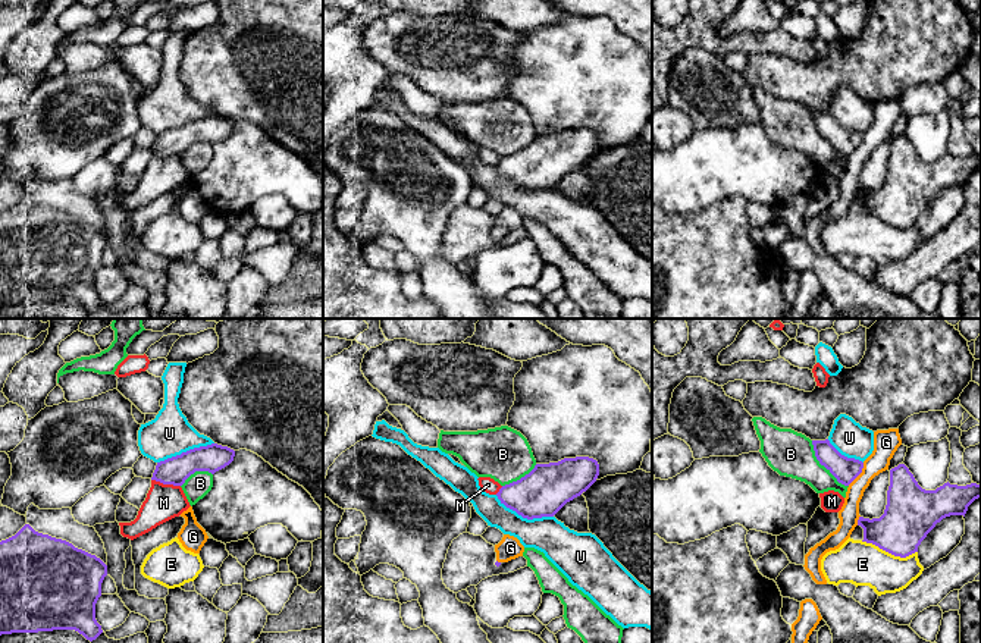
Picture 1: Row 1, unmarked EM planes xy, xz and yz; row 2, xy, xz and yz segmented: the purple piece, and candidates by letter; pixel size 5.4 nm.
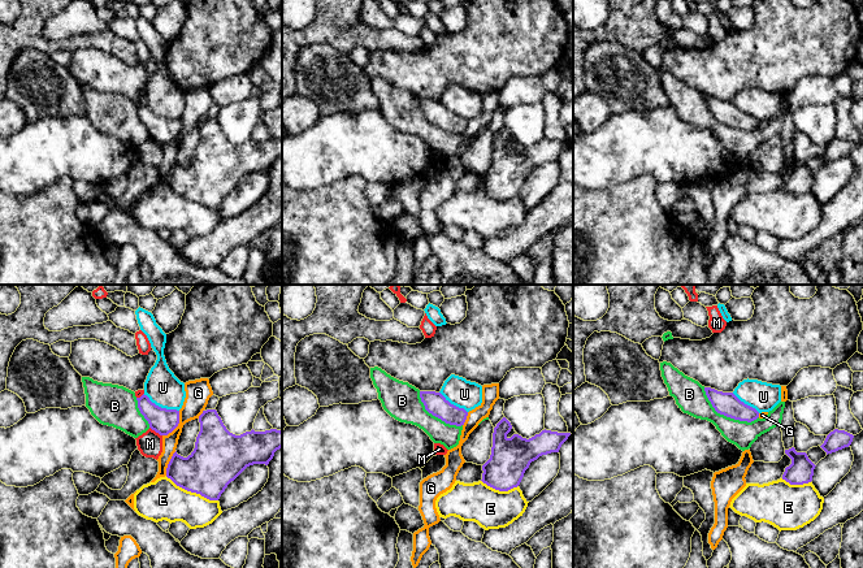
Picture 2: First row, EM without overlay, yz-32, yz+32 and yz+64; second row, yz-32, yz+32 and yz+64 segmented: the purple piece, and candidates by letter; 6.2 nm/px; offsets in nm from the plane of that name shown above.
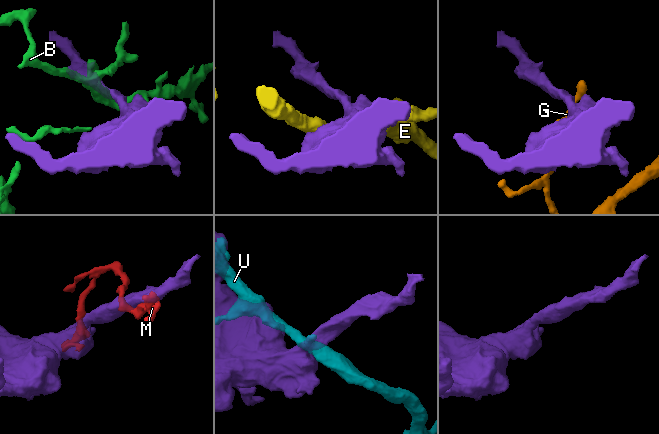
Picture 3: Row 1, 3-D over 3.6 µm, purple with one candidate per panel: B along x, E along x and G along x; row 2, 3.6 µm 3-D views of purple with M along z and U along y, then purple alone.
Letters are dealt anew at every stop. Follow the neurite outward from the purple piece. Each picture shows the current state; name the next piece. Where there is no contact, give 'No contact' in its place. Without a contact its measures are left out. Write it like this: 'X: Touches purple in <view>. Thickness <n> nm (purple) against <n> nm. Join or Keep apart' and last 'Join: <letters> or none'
B: Touches purple in yz. Thickness 140 nm (purple) against 240 nm. Keep apart
E: Touches purple in yz. Thickness 280 nm (purple) against 240 nm. Keep apart
G: Touches purple in yz. Thickness 140 nm (purple) against 140 nm. Keep apart
M: Touches purple in xy. Thickness 150 nm (purple) against 200 nm. Keep apart
U: Touches purple in xz. Thickness 260 nm (purple) against 200 nm. Keep apart
Join: none

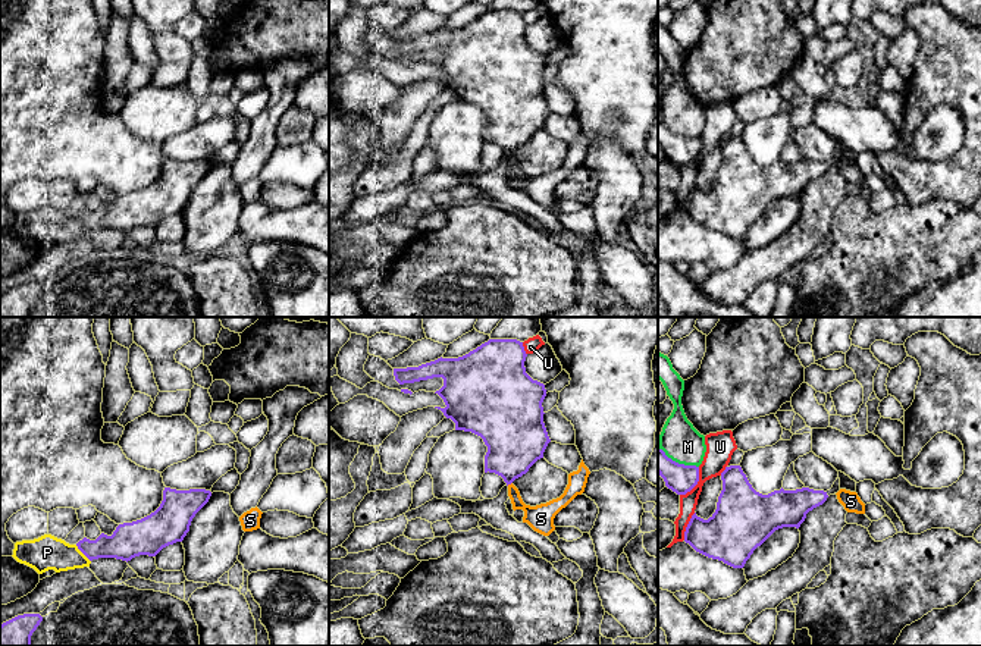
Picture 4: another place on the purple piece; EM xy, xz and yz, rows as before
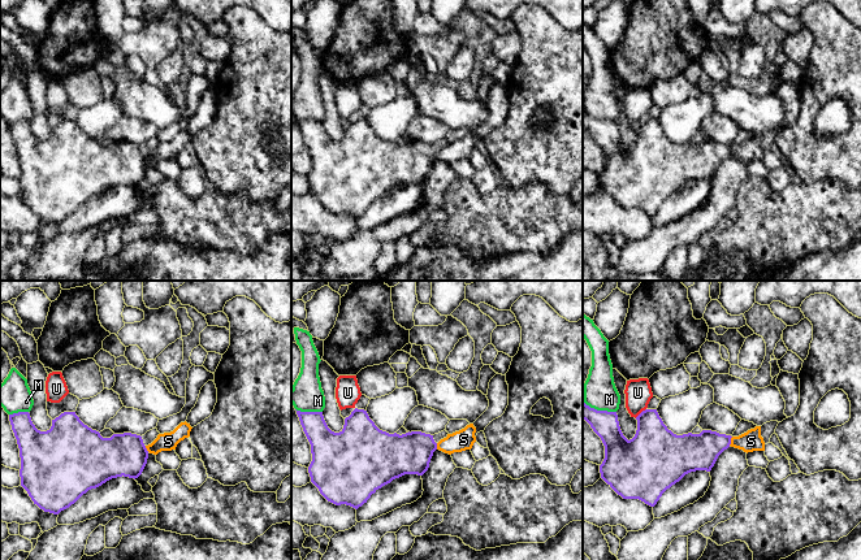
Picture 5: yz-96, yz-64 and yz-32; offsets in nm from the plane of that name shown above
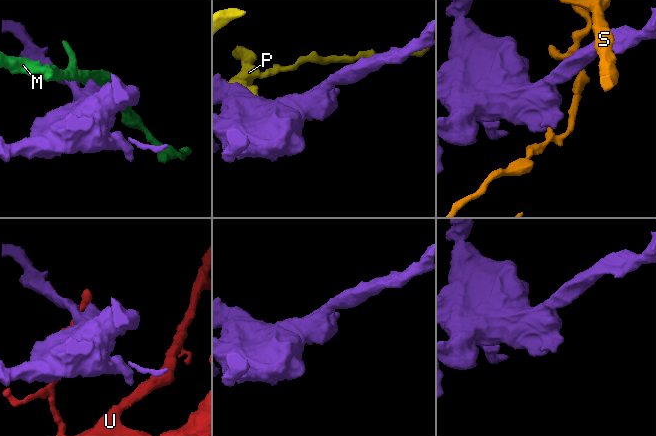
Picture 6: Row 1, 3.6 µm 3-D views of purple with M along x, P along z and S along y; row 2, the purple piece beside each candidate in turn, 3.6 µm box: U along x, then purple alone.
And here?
M: Touches purple in yz. Thickness 160 nm (purple) against 220 nm. Keep apart
P: Touches purple in xy. Thickness 190 nm (purple) against 190 nm. Keep apart
S: Touches purple in xz. Thickness 320 nm (purple) against 140 nm. Keep apart
U: Touches purple in yz. Thickness 160 nm (purple) against 160 nm. Keep apart
Join: none

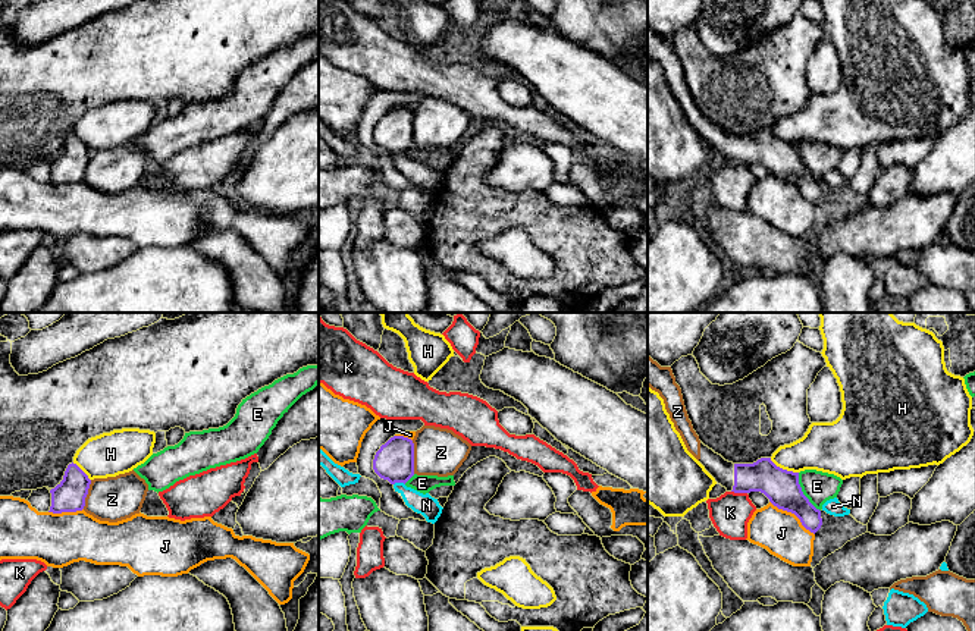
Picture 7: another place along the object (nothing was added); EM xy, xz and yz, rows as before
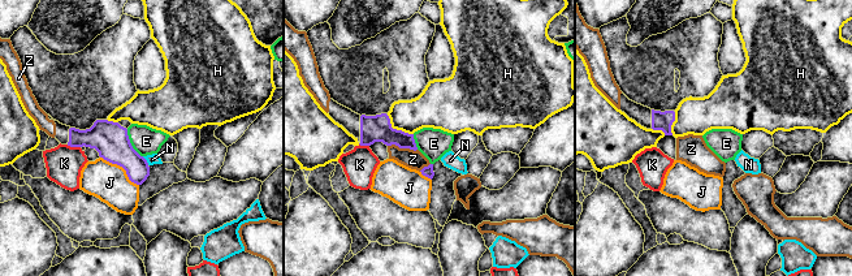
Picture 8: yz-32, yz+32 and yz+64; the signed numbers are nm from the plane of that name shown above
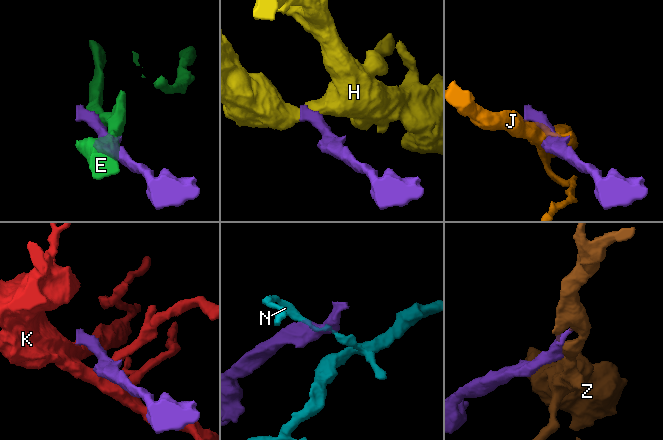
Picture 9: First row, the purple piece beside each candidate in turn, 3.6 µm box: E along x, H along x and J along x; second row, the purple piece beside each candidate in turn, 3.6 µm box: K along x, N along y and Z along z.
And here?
E: Touches purple in yz. Thickness 190 nm (purple) against 170 nm. Keep apart
H: Touches purple in yz. Thickness 190 nm (purple) against 260 nm. Keep apart
J: Touches purple in yz. Thickness 190 nm (purple) against 240 nm. Keep apart
K: Touches purple in yz. Thickness 190 nm (purple) against 220 nm. Keep apart
N: Touches purple in xz. Thickness 220 nm (purple) against 120 nm. Keep apart
Z: Touches purple in xz. Thickness 220 nm (purple) against 260 nm. Join
Join: Z

